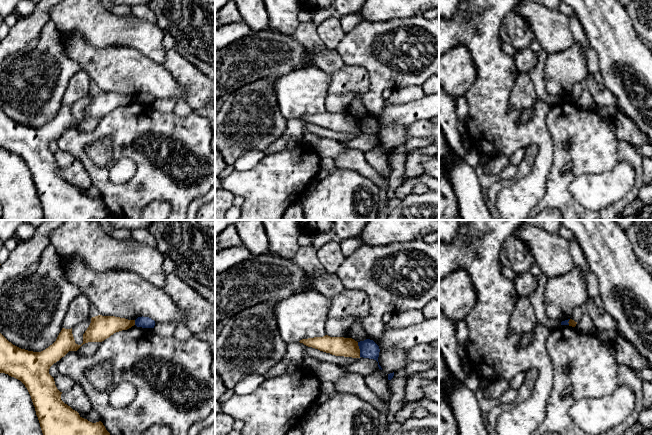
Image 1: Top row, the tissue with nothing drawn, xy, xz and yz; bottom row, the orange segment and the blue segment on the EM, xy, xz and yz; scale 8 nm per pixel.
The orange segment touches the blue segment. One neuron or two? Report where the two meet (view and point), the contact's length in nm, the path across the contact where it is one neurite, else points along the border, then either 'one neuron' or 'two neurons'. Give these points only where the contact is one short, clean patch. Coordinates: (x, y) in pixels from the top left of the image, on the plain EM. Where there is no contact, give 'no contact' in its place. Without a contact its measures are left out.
contact xz (359, 125); length 120 nm; border xz (357, 118), (360, 132); two neurons

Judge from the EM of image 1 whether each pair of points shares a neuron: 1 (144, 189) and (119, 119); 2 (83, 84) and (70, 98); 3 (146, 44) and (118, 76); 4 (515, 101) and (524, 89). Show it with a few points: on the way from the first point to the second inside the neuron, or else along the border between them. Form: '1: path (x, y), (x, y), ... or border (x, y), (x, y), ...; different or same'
1: path (145, 172), (145, 145), (136, 136); same
2: path (80, 87), (72, 95); same
3: border (116, 45), (131, 46), (159, 64); different
4: path (518, 98), (524, 92); same

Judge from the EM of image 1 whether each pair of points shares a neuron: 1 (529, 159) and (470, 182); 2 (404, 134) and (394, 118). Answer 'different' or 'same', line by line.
1: different
2: different

